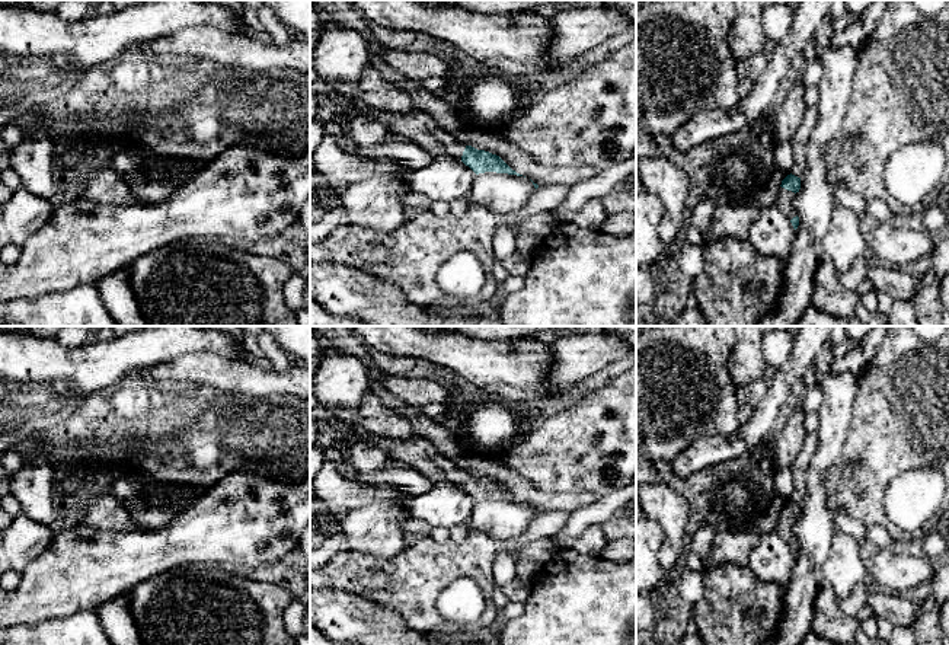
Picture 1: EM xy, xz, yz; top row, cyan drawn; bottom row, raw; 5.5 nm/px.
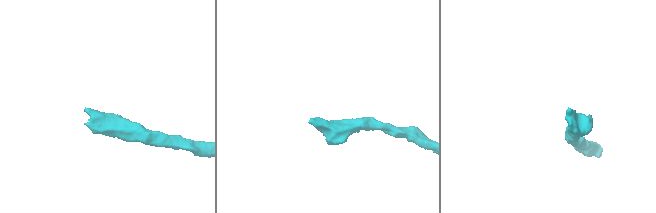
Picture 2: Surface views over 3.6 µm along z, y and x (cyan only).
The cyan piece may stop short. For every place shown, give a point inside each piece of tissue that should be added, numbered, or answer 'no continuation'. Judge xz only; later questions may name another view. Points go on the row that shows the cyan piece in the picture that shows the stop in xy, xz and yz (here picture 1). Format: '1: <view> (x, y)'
1: xz (417, 127)

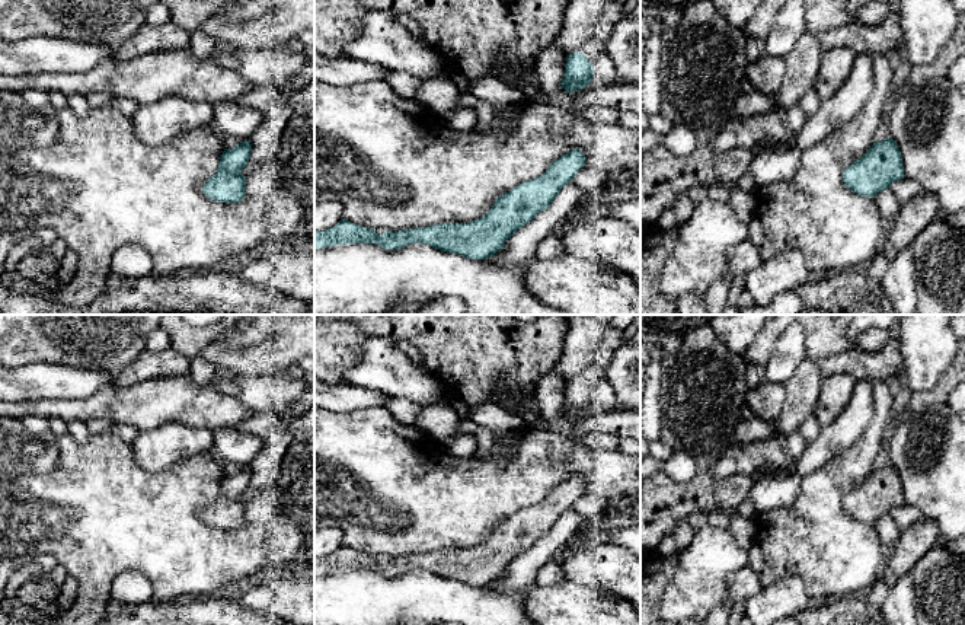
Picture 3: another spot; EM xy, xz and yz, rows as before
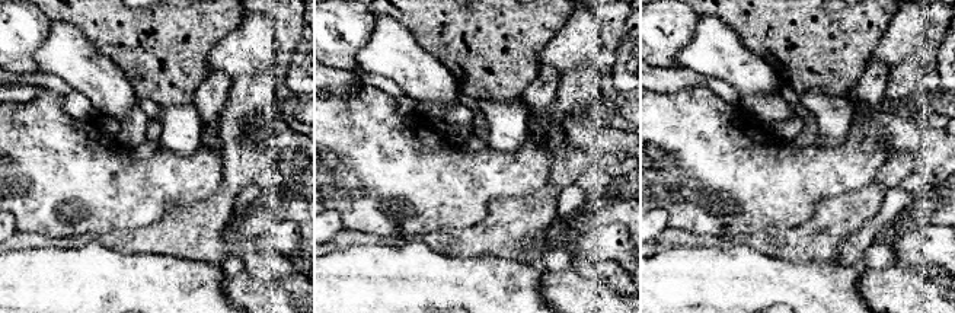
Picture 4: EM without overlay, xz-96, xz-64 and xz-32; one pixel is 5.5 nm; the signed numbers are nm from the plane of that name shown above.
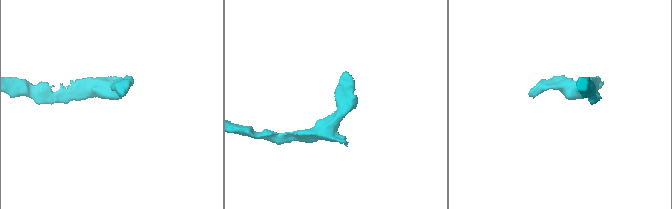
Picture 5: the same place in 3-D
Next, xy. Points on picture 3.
no continuation

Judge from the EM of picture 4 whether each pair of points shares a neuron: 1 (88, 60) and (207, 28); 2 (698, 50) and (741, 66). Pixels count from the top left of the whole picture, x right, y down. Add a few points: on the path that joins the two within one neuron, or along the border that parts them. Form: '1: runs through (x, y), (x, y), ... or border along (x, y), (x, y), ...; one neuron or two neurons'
1: border along (79, 29), (90, 45), (127, 77); two neurons
2: runs through (708, 53), (719, 53), (731, 61); one neuron

